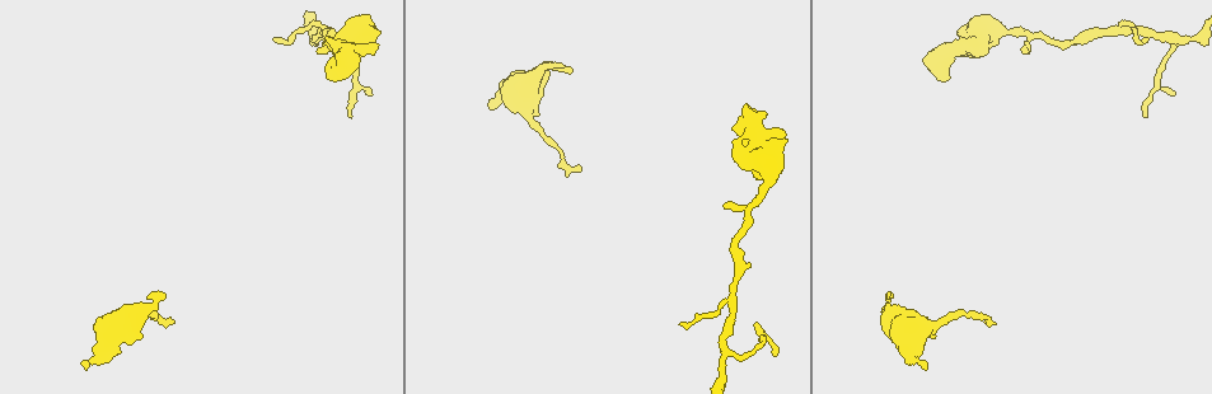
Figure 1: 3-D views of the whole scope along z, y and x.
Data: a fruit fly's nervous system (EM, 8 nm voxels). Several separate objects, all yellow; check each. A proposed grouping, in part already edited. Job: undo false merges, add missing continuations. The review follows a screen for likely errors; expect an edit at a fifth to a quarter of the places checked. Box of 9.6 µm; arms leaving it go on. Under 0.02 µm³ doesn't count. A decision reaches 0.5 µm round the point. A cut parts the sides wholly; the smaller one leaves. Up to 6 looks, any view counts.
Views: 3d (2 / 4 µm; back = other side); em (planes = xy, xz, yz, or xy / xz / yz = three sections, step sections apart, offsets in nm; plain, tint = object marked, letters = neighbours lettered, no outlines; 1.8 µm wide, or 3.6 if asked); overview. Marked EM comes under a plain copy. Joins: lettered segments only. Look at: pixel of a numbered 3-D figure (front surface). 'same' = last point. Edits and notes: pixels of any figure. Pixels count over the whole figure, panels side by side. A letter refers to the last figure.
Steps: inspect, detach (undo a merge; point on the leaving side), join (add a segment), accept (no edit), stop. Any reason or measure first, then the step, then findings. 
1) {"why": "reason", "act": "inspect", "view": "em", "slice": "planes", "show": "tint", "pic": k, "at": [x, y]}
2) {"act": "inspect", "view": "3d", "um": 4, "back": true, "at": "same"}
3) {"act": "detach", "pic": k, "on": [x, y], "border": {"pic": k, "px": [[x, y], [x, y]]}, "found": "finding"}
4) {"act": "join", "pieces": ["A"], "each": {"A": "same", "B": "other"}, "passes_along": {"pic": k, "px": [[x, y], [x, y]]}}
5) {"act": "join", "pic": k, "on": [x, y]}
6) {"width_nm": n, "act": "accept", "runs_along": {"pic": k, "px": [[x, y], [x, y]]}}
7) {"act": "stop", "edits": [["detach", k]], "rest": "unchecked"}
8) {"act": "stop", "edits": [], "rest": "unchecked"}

{"why": "two arms in line, one across", "act": "inspect", "view": "em", "slice": "planes", "show": "letters", "pic": 1, "at": [726, 350]}

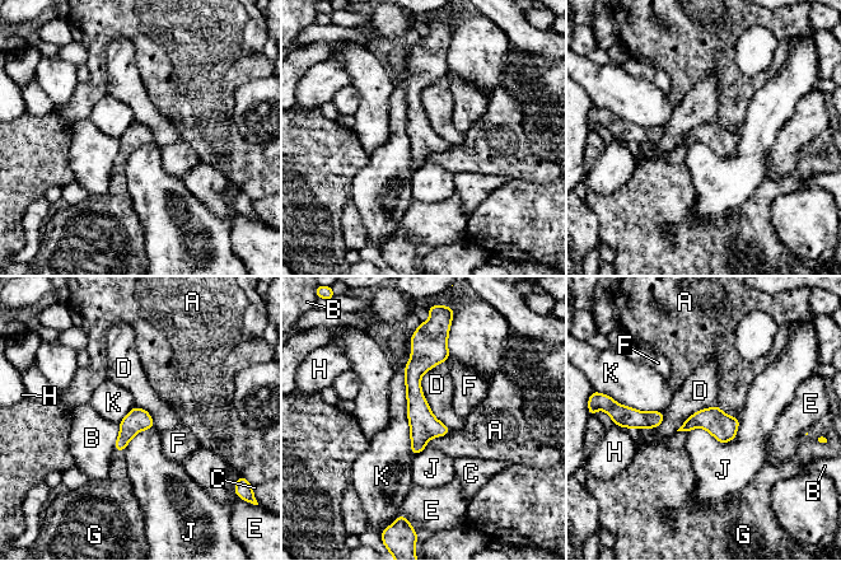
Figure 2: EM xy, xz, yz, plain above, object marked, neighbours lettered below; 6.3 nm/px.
{"width_nm": 150, "act": "accept", "each": {"A": "other", "B": "other", "C": "other", "D": "other", "E": "other", "F": "other", "G": "other", "H": "other", "J": "other", "K": "other"}, "runs_along": {"pic": 2, "px": [[417, 342], [415, 450]]}, "found": "continuous, no second neuron"}

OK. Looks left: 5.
{"why": "an open end", "act": "inspect", "view": "em", "slice": "yz", "step": 8, "show": "letters", "pic": 1, "at": [326, 75]}

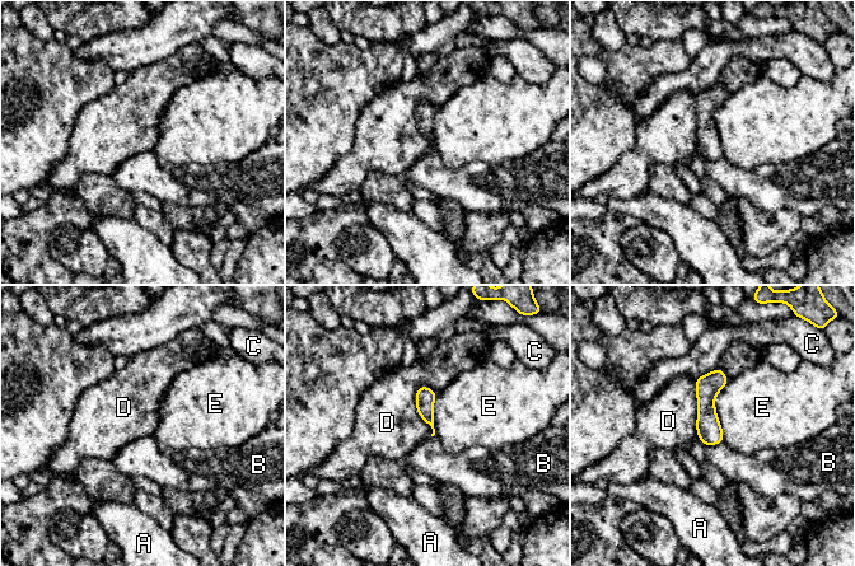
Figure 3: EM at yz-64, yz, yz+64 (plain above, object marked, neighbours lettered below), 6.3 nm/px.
{"act": "accept", "each": {"A": "other", "B": "other", "C": "other", "D": "other", "E": "other"}, "runs_along": {"pic": 3, "px": [[718, 373], [706, 389], [708, 441]]}, "found": "no lettered segment goes on from it"}

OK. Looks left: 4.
{"why": "branch stops here", "act": "inspect", "view": "3d", "um": 4, "pic": 1, "at": [890, 296]}

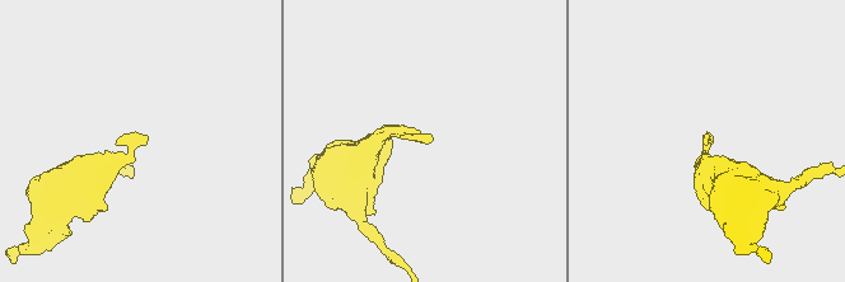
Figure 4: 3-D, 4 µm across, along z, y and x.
{"why": "shape alone is not enough", "act": "inspect", "view": "em", "um": 3.6, "slice": "yz", "step": 4, "show": "tint", "pic": 4, "at": [145, 138]}

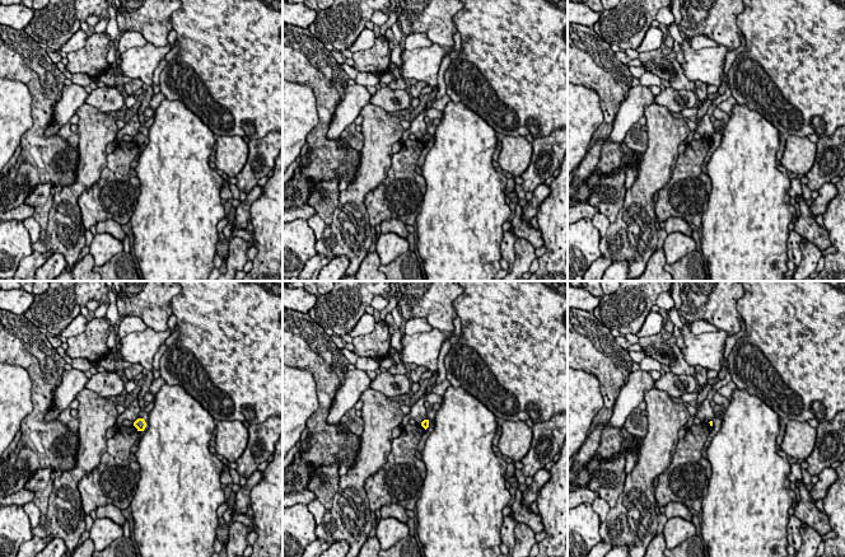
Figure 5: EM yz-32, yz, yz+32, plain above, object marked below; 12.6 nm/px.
{"act": "inspect", "view": "em", "um": 3.6, "slice": "planes", "show": "letters", "at": "same"}

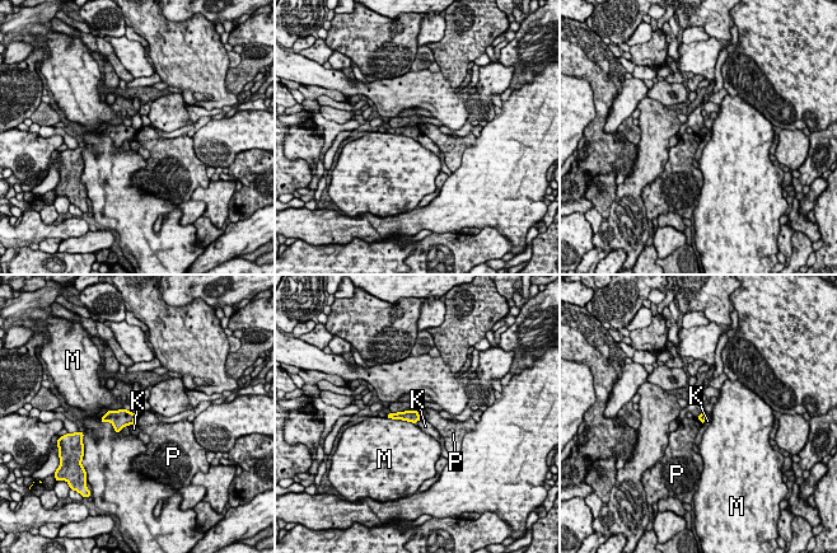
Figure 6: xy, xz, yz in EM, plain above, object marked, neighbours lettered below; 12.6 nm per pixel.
{"width_nm": 100, "act": "accept", "each": {"K": "other", "M": "other", "P": "other"}, "border": {"pic": 6, "px": [[416, 409], [421, 418]]}, "found": "none of them fits"}

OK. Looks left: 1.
{"act": "stop", "edits": [], "rest": "unchecked"}

